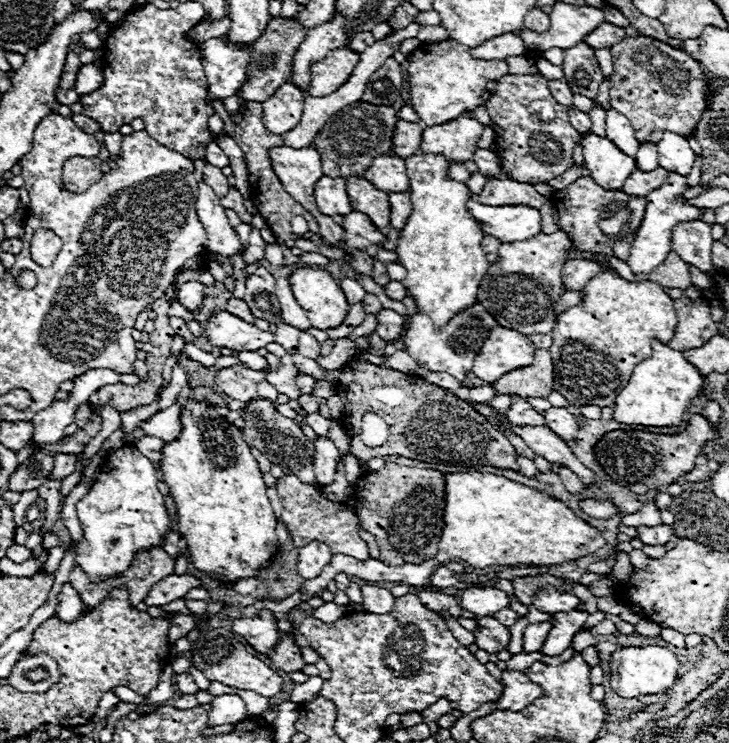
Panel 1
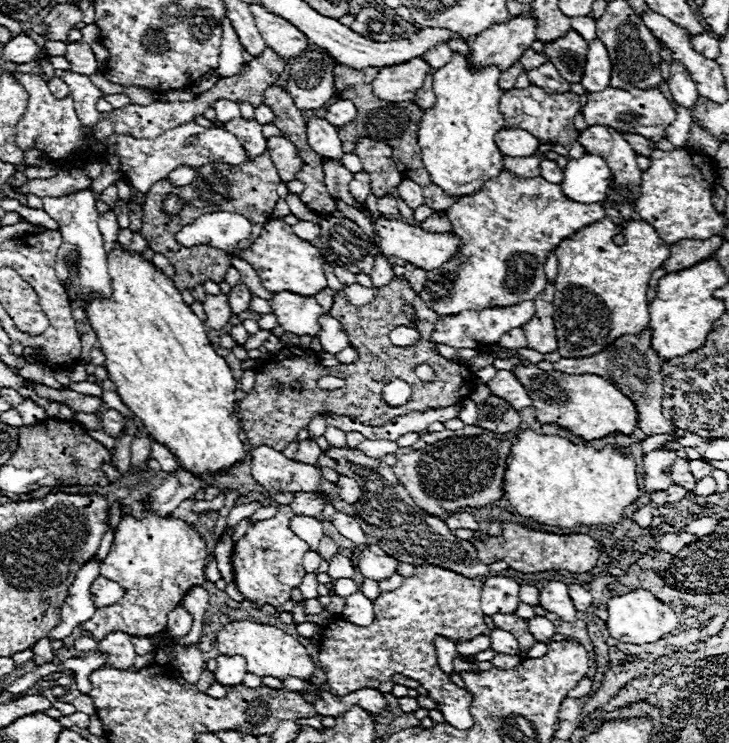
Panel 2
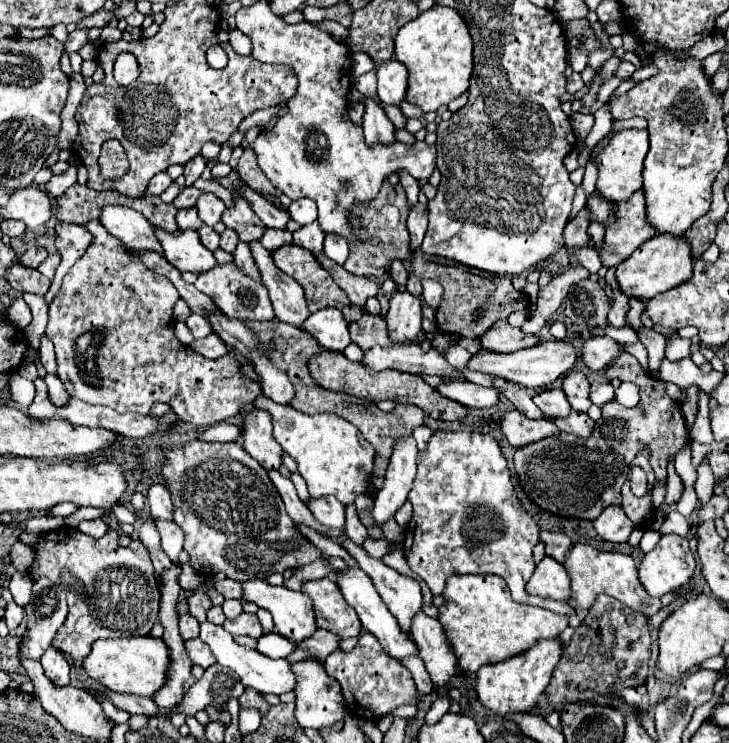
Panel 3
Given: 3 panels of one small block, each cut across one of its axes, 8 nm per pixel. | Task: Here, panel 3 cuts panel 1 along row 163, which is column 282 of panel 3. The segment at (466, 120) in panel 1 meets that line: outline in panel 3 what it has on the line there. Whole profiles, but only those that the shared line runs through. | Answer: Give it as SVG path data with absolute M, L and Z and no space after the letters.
M252 410L242 424L244 450L256 458L266 470L282 466L282 446L272 436L272 414L266 410Z

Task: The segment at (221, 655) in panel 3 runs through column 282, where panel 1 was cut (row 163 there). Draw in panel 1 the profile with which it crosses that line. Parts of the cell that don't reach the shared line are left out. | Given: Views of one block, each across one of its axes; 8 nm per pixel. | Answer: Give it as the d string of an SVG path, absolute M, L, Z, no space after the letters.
M664 132L662 140L656 146L658 146L658 164L662 168L666 168L668 172L682 172L682 176L688 176L694 164L694 152L684 136Z

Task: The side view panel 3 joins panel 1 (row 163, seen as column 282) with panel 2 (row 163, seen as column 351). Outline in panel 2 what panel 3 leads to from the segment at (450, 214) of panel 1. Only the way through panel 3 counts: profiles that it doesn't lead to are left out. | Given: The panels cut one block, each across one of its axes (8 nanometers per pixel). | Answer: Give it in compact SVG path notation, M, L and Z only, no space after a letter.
M454 52L454 58L434 72L436 104L424 112L418 130L418 144L422 148L422 162L430 180L438 184L448 196L470 196L482 190L486 180L494 180L504 170L502 154L494 142L498 128L504 128L498 112L502 90L498 88L500 70L490 66L486 70L472 70L468 56Z

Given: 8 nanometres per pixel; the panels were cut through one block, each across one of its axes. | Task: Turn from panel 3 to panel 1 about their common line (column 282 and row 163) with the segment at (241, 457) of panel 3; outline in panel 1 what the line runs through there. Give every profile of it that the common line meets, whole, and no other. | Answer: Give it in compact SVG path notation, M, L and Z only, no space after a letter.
M504 76L498 80L496 96L486 100L486 112L498 124L496 130L496 146L502 150L500 160L506 164L508 178L522 182L548 182L560 174L564 174L572 166L574 146L580 134L568 120L568 112L562 104L558 104L542 76Z

